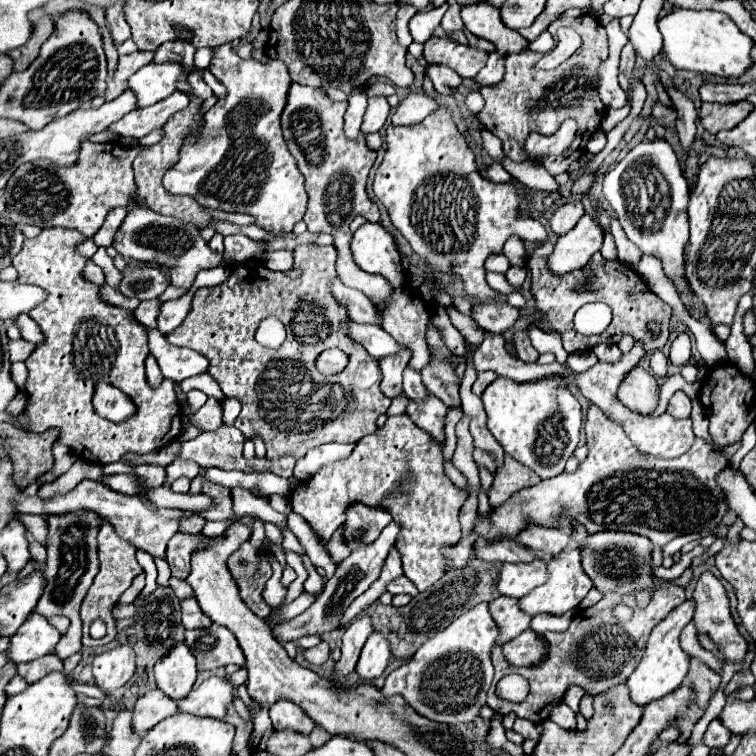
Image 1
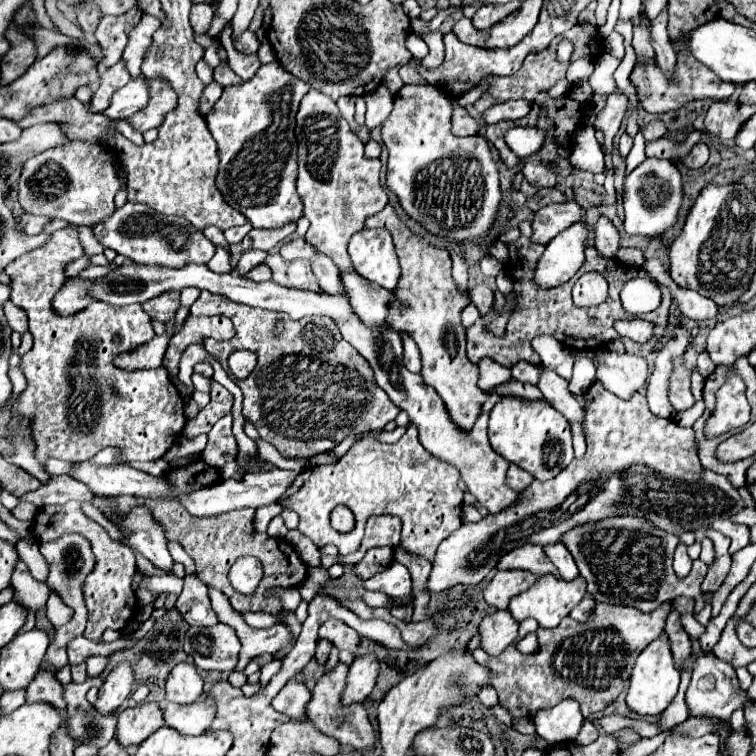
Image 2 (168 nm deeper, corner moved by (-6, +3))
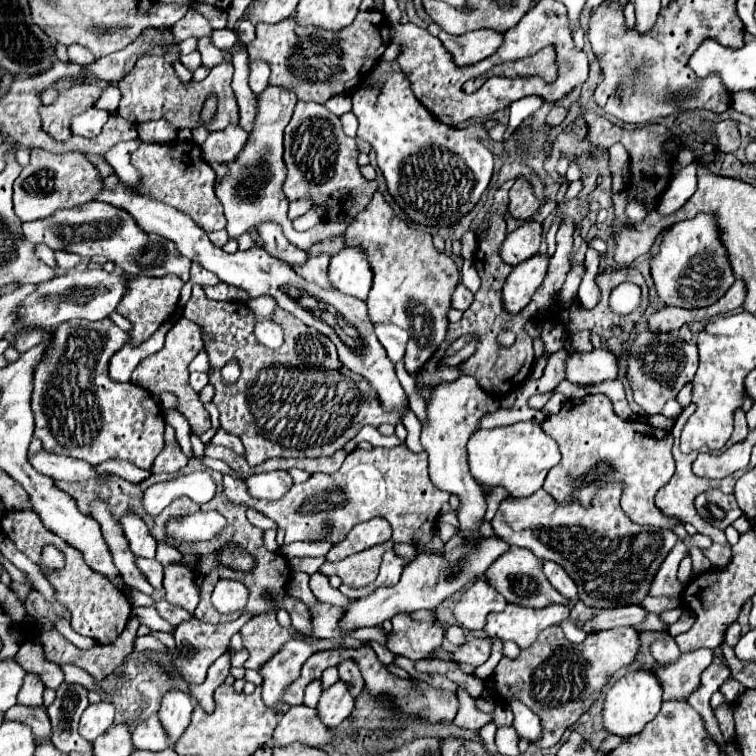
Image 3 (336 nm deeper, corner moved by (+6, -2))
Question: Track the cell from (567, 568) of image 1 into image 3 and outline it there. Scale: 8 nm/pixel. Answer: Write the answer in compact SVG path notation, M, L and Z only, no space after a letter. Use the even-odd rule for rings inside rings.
M508 604L502 612L488 614L484 632L488 638L498 638L502 642L512 640L520 648L528 648L544 628L566 620L568 614L568 606L546 606L544 610L532 610Z

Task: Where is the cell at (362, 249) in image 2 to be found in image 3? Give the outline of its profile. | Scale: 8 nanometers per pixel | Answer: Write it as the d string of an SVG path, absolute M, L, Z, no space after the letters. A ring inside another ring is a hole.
M344 248L330 258L328 278L338 292L366 300L372 286L372 268L360 250Z

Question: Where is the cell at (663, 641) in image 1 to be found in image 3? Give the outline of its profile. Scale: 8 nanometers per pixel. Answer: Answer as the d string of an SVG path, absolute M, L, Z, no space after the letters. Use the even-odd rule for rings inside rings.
M638 668L636 672L624 674L606 694L604 698L604 710L602 710L602 726L612 736L628 738L632 734L638 734L650 720L656 718L662 704L662 686L658 686L658 680L650 670Z

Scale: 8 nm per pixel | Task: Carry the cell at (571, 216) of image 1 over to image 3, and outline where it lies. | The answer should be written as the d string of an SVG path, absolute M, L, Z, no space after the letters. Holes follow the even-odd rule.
M524 222L506 236L504 244L500 246L500 258L510 266L518 266L520 262L524 262L524 258L532 258L538 252L540 236L542 226L538 222Z

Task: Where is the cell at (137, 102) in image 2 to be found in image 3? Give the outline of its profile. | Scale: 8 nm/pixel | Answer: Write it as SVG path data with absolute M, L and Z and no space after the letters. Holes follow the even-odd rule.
M90 108L84 114L78 114L72 118L70 122L70 132L76 136L84 136L84 138L94 138L100 134L102 126L106 124L110 114L104 114L104 110L96 110Z

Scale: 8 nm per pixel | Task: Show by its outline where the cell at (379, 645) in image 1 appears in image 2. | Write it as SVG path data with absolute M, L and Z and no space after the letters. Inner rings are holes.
M366 653L366 655L358 655L348 671L348 685L342 693L342 703L350 705L350 703L360 703L364 701L374 685L376 679L380 675L380 661L374 653Z

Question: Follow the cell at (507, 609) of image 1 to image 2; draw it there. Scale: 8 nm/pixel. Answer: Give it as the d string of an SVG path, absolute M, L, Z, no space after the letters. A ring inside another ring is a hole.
M508 609L486 615L480 623L482 649L490 655L500 655L508 645L518 641L518 621Z

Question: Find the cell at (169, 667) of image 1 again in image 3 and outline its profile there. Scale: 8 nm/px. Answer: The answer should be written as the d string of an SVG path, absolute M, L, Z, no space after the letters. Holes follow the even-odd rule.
M172 690L162 698L162 706L158 710L158 718L160 718L162 726L164 726L164 732L168 736L170 748L174 748L178 738L188 728L192 710L194 710L194 704L192 704L192 700L190 700L190 696L186 692Z

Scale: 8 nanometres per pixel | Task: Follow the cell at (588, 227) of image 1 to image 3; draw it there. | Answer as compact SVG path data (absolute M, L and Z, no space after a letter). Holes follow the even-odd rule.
M536 254L516 266L504 282L502 288L502 304L508 314L518 314L526 308L538 286L542 284L548 272L548 258L544 254Z

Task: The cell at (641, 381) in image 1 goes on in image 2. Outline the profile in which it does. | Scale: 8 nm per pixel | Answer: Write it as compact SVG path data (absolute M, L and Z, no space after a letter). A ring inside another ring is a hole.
M608 353L600 357L596 365L596 379L602 381L602 385L612 391L614 395L628 399L632 397L638 389L646 387L648 381L648 363L642 357L636 355L618 355L618 353Z

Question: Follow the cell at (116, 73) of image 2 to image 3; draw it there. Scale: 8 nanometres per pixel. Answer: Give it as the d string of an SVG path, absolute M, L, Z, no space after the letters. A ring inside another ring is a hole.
M88 82L74 86L72 90L60 92L56 102L40 108L44 132L48 136L52 136L56 142L66 142L72 136L68 130L68 120L72 120L72 116L92 108L94 102L98 100L100 92L102 90L96 84L88 84Z

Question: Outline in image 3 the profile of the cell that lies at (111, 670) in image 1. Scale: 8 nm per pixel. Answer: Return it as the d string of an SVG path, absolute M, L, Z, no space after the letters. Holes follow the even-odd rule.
M110 702L90 704L80 720L80 736L88 742L94 742L100 734L104 734L114 720L114 706Z

